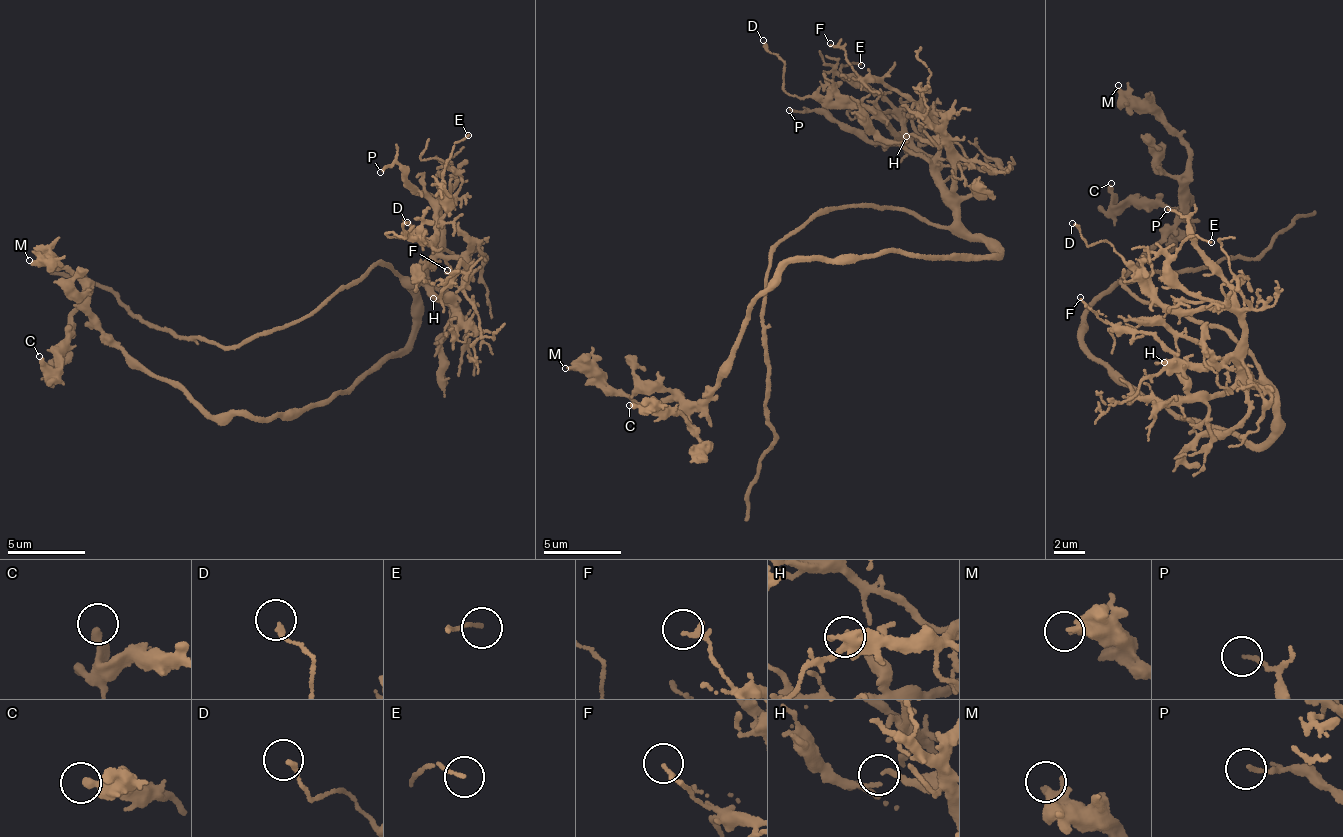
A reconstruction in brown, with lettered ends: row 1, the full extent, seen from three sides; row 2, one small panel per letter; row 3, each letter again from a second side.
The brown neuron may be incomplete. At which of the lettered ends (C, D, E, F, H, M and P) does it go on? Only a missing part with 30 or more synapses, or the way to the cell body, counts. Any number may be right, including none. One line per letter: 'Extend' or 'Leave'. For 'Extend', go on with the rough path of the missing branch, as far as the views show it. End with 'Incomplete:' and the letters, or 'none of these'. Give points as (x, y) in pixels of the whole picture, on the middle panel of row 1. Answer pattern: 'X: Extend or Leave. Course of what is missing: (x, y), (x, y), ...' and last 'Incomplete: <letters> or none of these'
C: Leave
D: Leave
E: Leave
F: Leave
H: Leave
M: Leave
P: Leave
Incomplete: none of these

